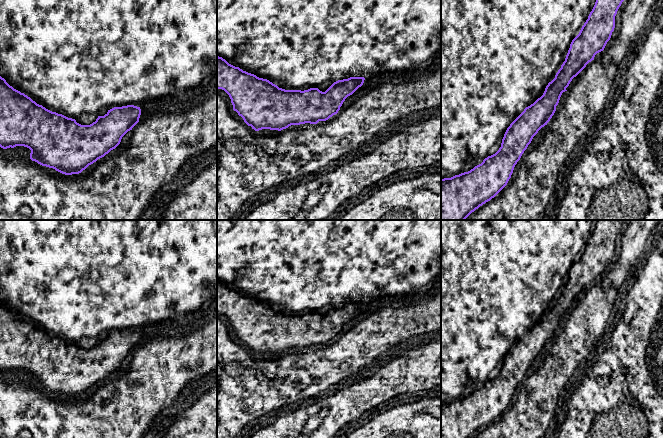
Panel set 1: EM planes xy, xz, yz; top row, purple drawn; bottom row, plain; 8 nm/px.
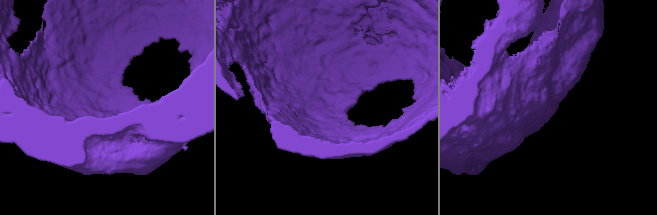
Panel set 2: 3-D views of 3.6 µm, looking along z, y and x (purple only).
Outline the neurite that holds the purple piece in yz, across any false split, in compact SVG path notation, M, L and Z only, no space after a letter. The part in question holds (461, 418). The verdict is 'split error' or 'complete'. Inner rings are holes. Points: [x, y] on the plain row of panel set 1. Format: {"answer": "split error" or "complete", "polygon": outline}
{"answer": "complete", "polygon": "M597 220L595 229L590 236L588 243L582 250L579 258L572 264L565 285L556 297L555 302L548 307L543 319L533 328L526 331L524 335L510 348L504 358L499 374L495 378L485 382L481 388L475 390L468 396L455 399L451 402L441 403L441 438L471 438L480 430L494 422L507 409L515 389L531 367L533 361L542 351L547 349L554 339L560 321L563 316L567 315L566 312L569 310L572 303L576 301L589 286L594 284L597 277L604 274L607 266L611 262L612 256L614 255L615 240L625 221L626 220Z"}

